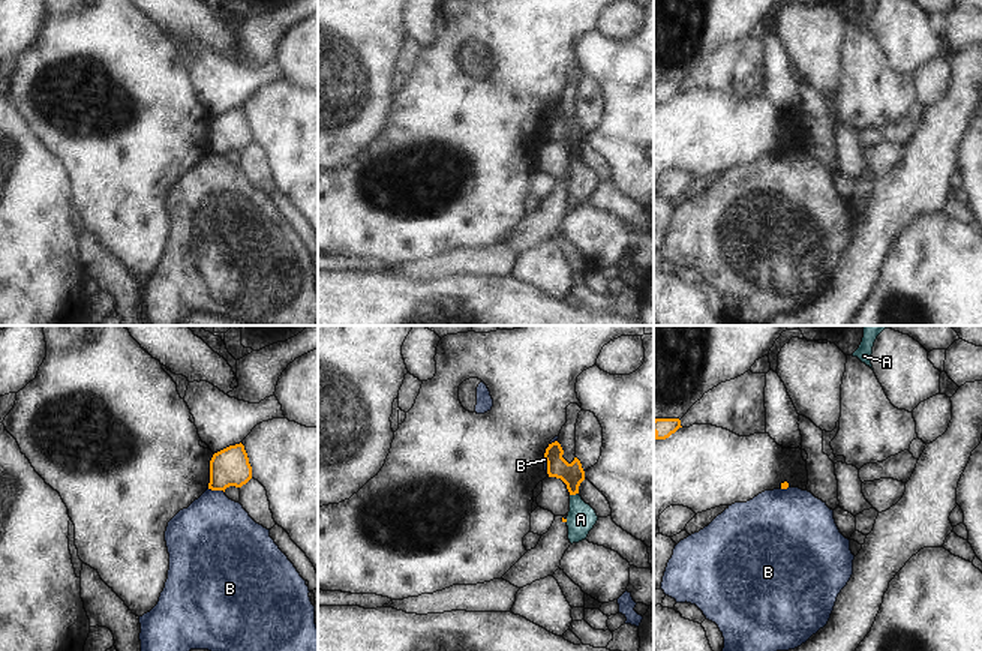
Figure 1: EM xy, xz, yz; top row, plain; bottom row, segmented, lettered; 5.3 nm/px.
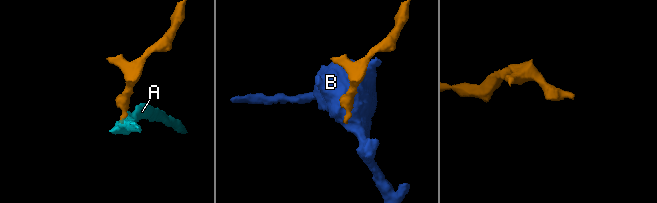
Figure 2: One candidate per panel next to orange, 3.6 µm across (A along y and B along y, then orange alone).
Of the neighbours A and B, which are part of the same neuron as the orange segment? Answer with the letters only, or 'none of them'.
none of them

